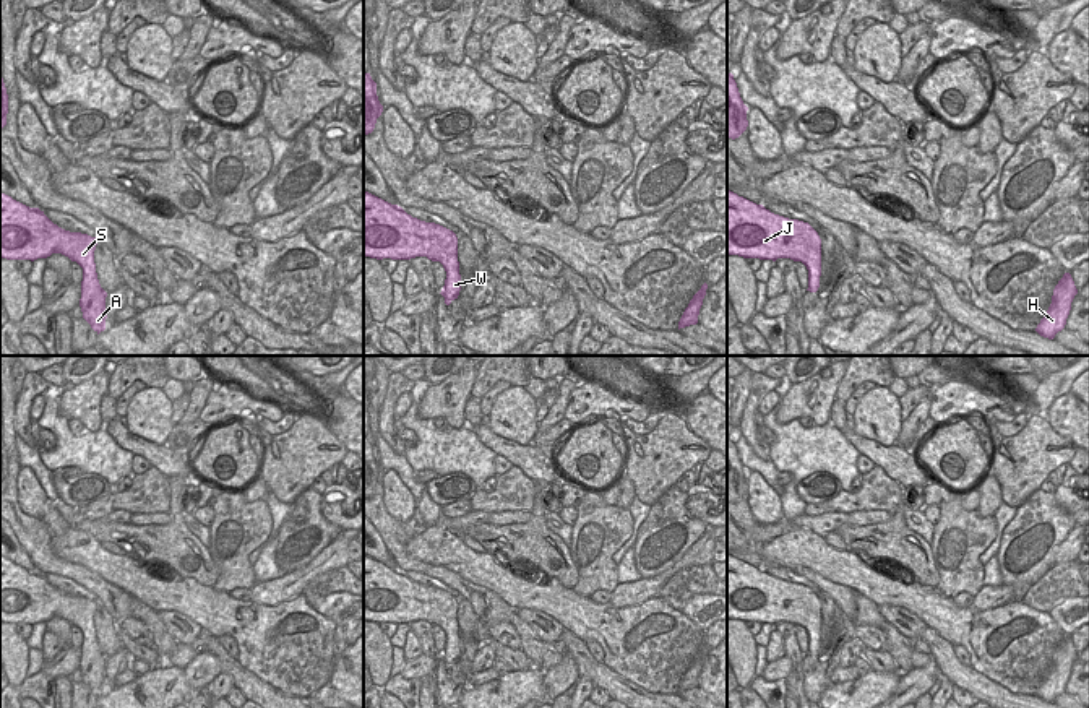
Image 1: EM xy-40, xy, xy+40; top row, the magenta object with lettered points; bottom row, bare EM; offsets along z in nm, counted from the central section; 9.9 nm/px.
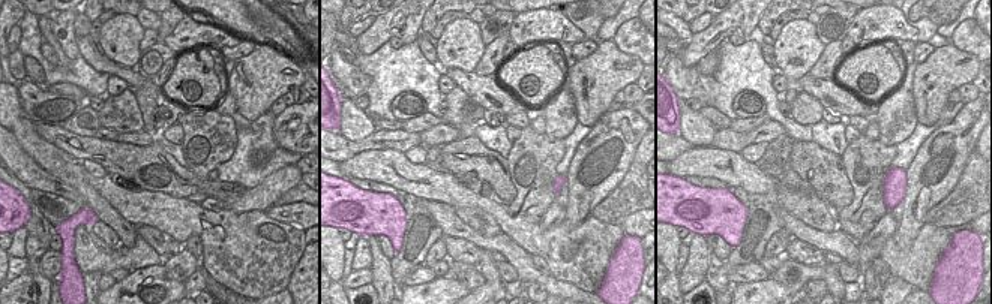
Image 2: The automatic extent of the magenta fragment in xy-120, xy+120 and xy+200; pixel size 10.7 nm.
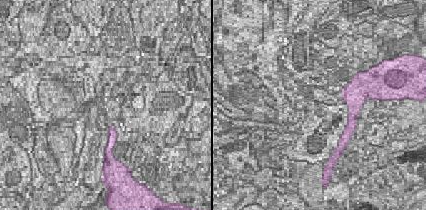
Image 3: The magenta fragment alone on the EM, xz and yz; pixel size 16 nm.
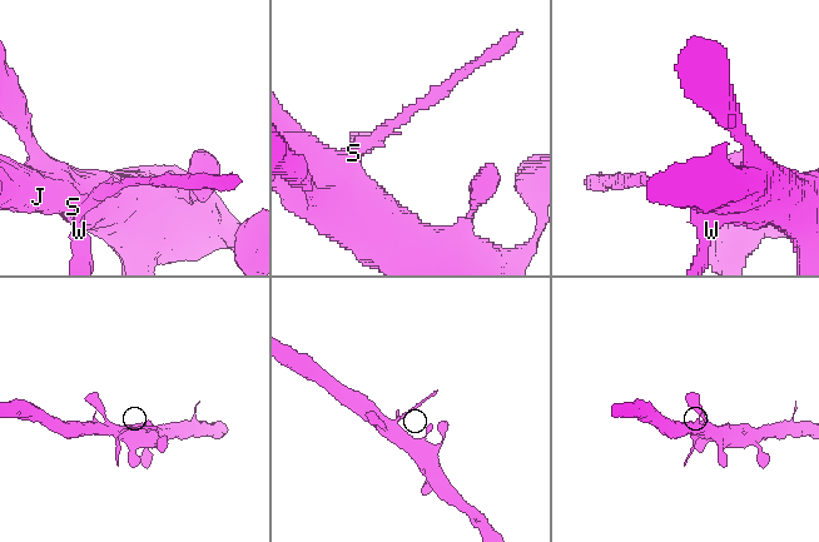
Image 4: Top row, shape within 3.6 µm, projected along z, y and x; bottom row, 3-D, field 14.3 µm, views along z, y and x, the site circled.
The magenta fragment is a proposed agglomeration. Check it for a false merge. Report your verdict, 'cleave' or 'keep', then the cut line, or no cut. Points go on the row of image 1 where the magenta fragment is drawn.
keep; no cut

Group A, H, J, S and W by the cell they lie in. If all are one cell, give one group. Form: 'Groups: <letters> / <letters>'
Groups: A H J S W

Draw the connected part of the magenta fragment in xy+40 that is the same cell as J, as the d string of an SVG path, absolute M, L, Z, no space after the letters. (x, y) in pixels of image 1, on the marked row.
M727 188L727 255L773 260L790 258L808 270L808 289L816 292L821 276L821 239L803 221L771 213Z

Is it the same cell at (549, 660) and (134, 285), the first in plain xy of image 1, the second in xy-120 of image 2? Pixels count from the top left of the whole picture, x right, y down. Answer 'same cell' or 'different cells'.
different cells

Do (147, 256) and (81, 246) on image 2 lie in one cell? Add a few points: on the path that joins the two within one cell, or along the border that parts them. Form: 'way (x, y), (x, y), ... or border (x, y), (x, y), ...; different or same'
way (131, 258), (98, 259); same

